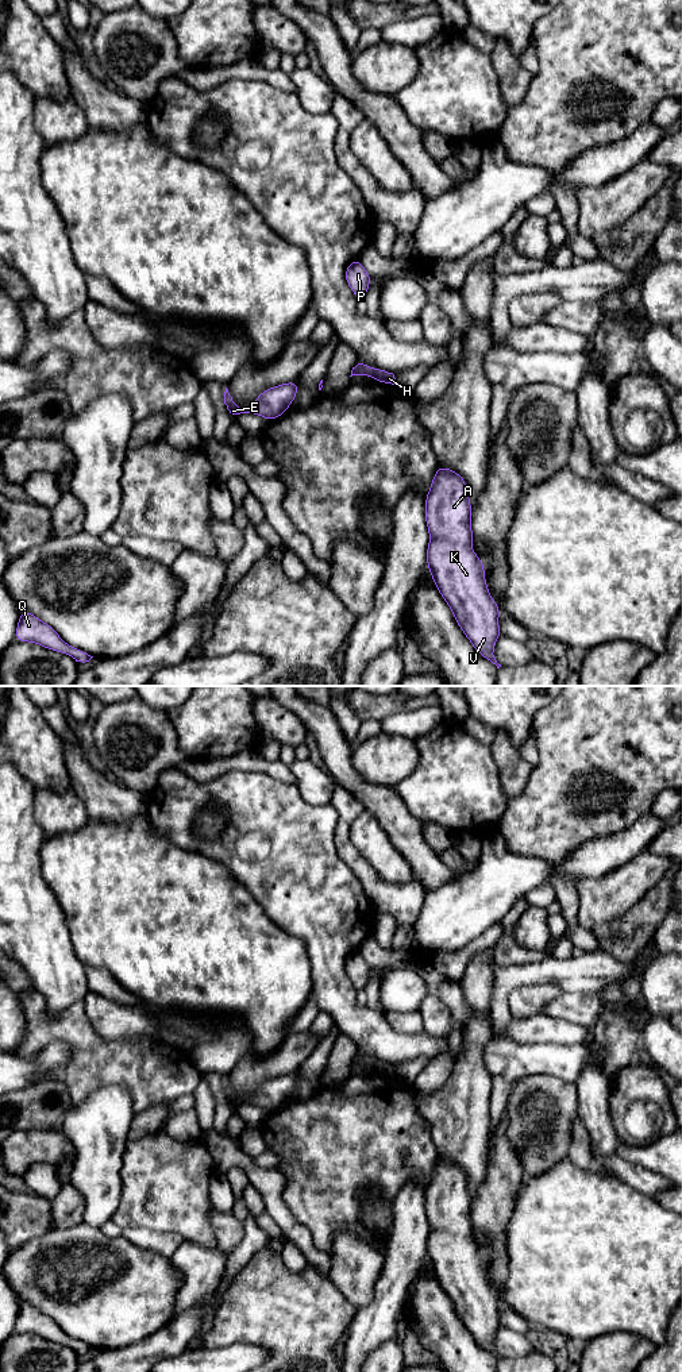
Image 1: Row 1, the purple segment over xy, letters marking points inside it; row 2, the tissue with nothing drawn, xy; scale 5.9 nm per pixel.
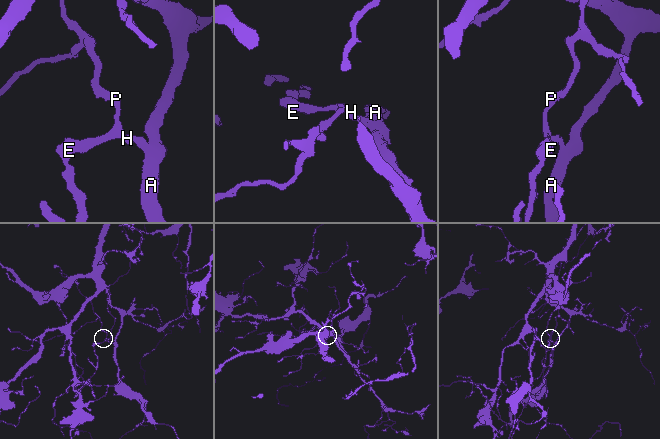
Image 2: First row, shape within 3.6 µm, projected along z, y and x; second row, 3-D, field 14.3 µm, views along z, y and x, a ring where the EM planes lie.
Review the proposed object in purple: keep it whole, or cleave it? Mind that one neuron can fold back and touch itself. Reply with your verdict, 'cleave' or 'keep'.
cleave

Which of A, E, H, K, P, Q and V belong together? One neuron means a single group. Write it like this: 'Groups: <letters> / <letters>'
Groups: A H K Q V / E P

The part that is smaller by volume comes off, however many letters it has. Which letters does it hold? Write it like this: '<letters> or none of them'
E, P

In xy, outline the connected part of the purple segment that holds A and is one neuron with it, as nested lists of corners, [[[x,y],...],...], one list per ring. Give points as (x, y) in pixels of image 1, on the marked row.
[[[436,469],[425,496],[425,523],[432,581],[477,652],[500,668],[493,655],[501,636],[500,608],[486,587],[483,563],[471,548],[471,502],[466,481],[454,470]]]

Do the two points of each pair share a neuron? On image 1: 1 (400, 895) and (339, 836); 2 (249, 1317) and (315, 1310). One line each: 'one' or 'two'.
1: one
2: one

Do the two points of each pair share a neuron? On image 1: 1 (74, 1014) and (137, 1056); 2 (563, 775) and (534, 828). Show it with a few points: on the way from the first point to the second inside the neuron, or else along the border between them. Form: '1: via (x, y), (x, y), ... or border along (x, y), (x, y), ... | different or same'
1: via (81, 1032), (106, 1056), (119, 1056) | same
2: via (563, 789), (563, 798), (547, 814) | same

